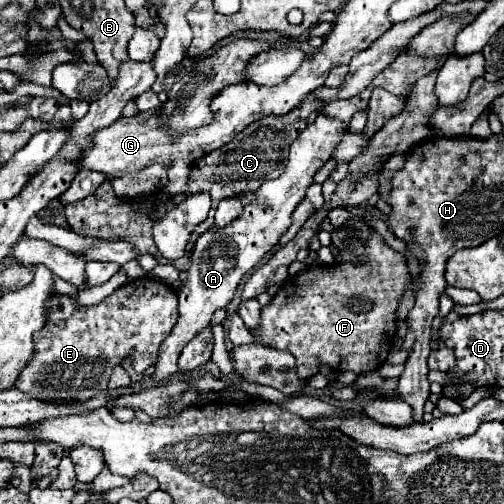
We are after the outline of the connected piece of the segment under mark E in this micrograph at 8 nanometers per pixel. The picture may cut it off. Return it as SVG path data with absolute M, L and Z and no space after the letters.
M136 279L106 297L102 303L79 309L77 295L54 294L48 301L48 320L46 325L34 335L34 357L32 361L22 369L18 375L16 387L24 393L28 393L32 399L42 399L42 401L54 401L54 403L64 403L64 401L88 401L94 397L98 391L104 391L108 387L110 373L114 365L122 363L126 357L132 361L134 371L146 371L150 365L156 363L158 359L158 349L160 343L170 335L170 329L174 327L178 320L178 297L176 291L156 279Z

